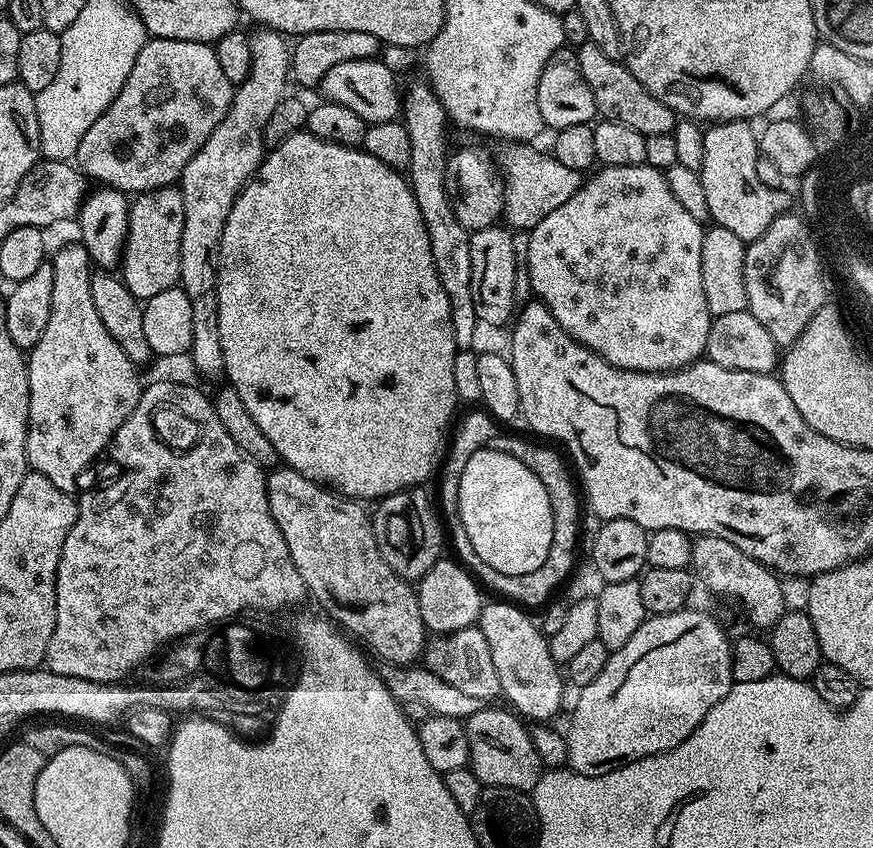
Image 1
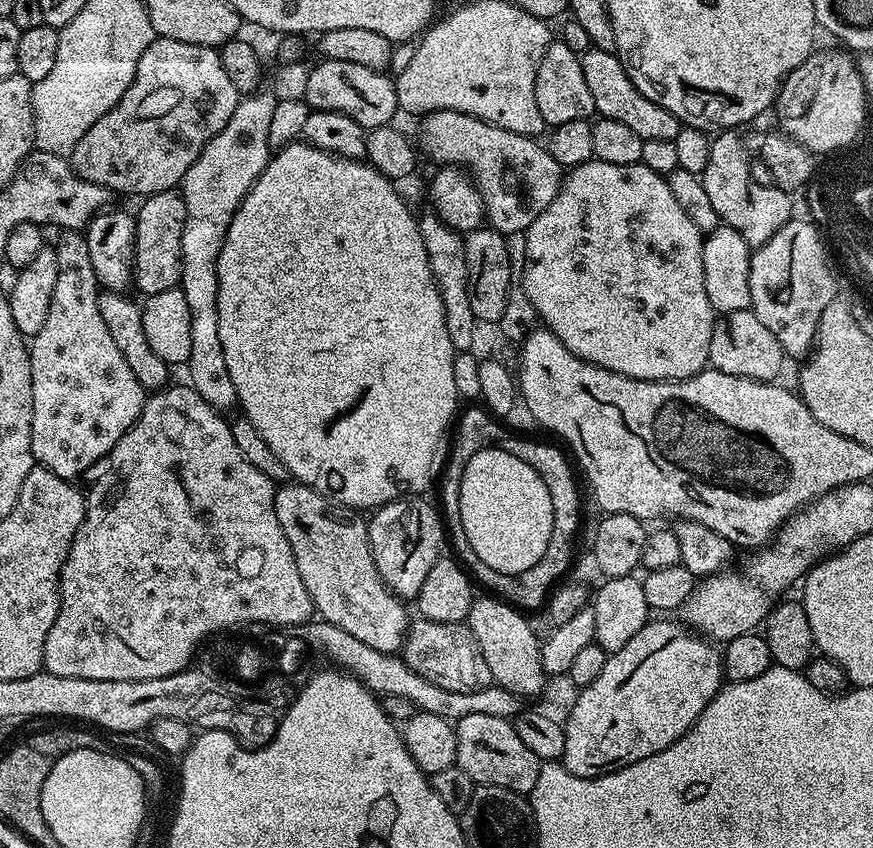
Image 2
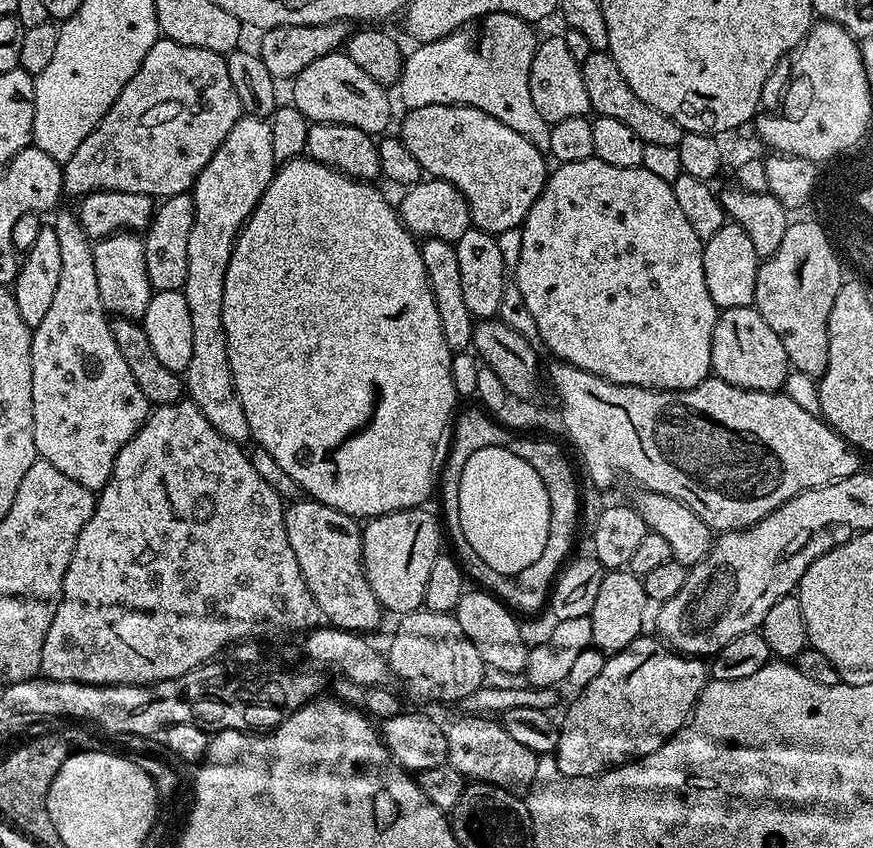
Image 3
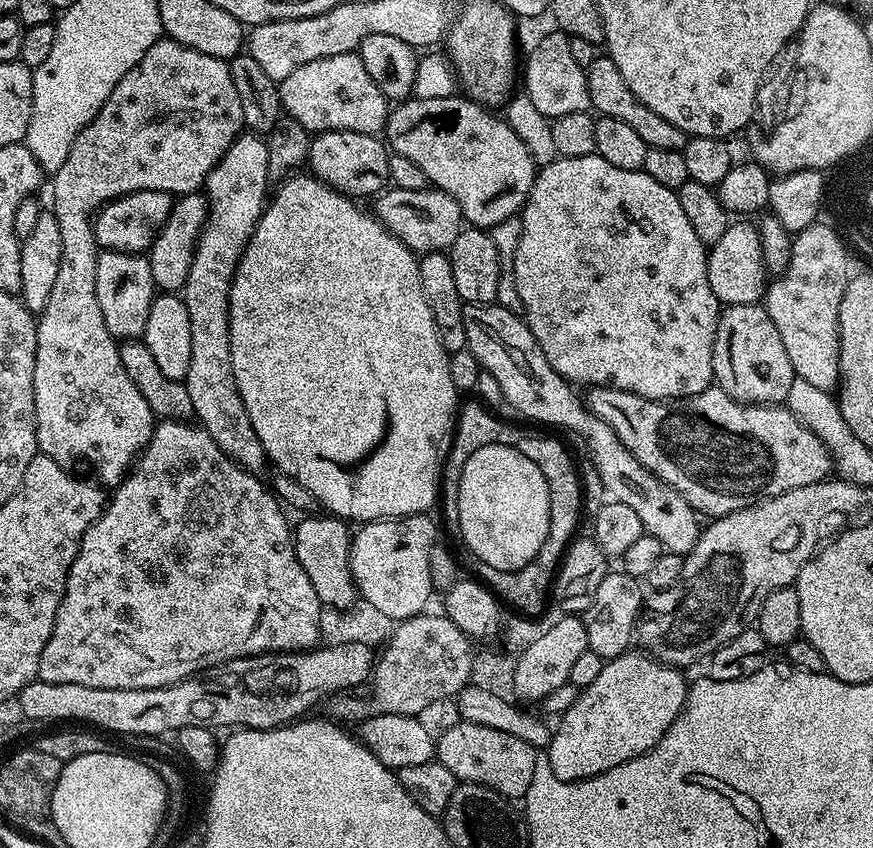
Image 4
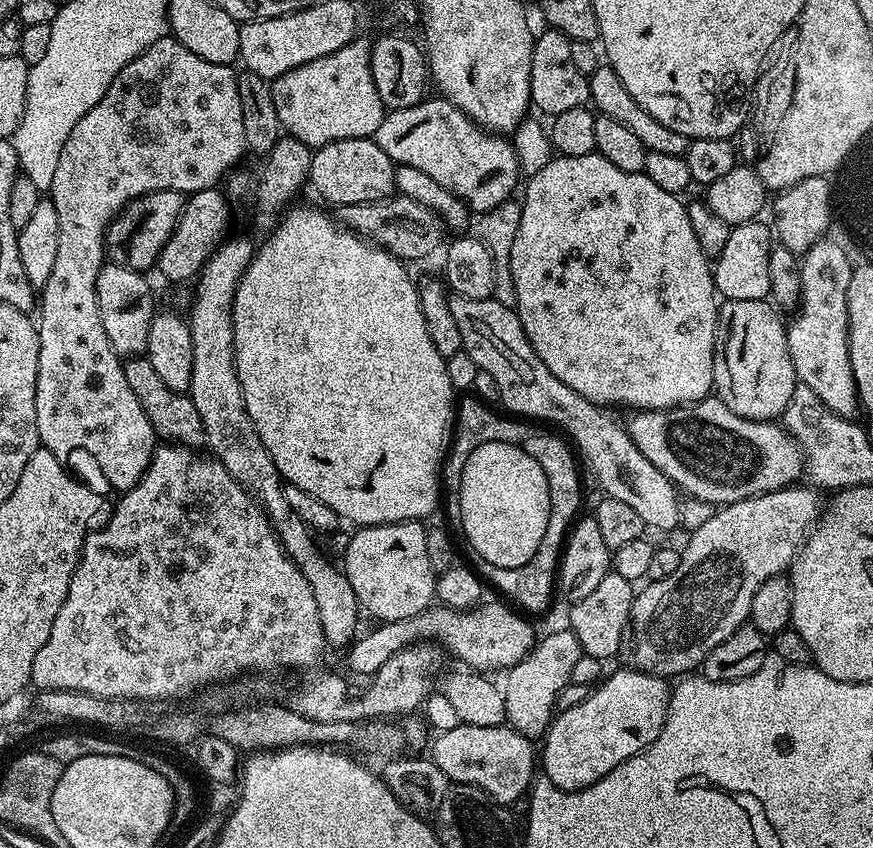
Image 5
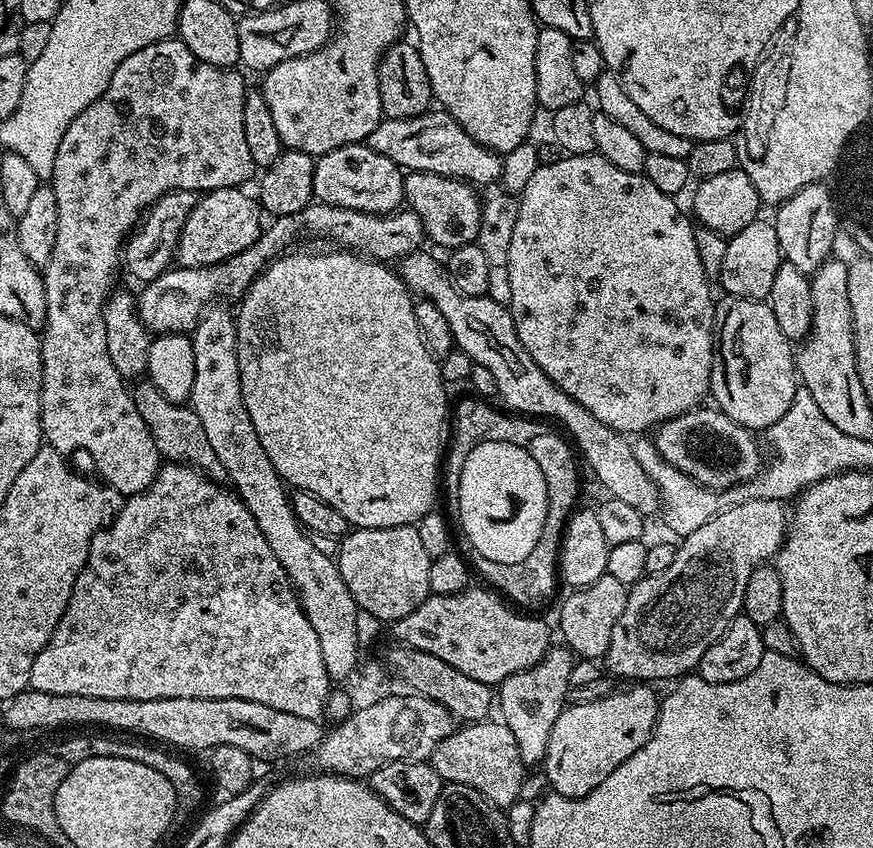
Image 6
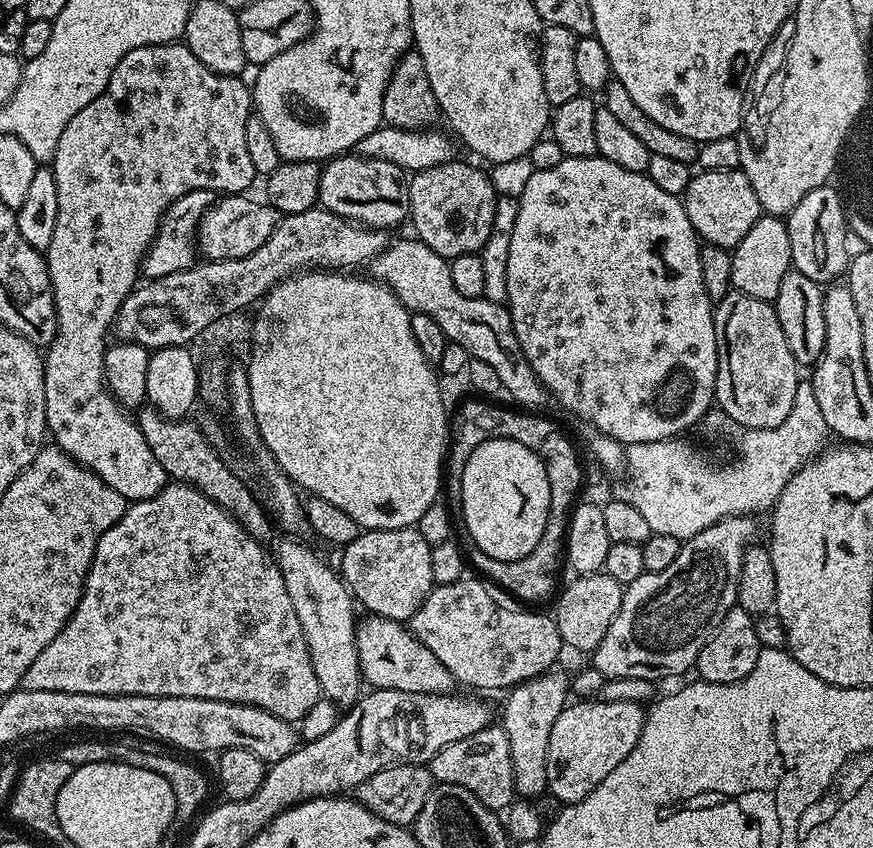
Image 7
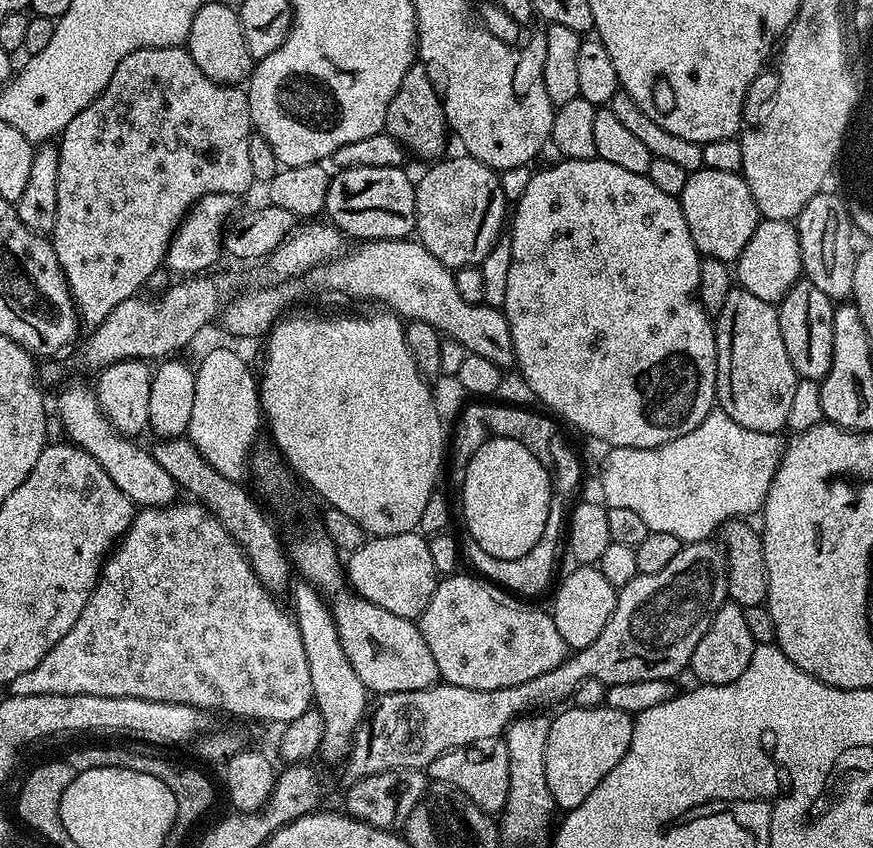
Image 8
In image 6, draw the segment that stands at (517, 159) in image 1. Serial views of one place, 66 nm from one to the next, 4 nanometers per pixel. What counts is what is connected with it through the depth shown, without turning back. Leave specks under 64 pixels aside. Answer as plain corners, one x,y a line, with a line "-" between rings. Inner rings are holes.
429,110
410,118
388,120
386,126
376,128
366,143
378,154
386,154
402,170
408,172
429,172
450,178
465,180
473,186
495,185
500,179
502,160
497,153
474,142
450,113
443,110

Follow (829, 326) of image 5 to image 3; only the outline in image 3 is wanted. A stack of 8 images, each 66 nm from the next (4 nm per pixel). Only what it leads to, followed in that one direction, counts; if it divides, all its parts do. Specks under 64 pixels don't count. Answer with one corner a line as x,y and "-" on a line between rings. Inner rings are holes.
800,220
797,224
796,221
789,223
786,235
782,237
782,246
778,246
778,250
772,256
767,257
758,270
754,305
762,314
762,318
766,318
766,326
770,326
770,330
778,334
782,346
786,346
789,365
795,371
813,378
823,376
828,365
828,323
830,322
830,310
834,306
834,298
838,298
842,271
840,260
836,257
837,249
825,225
820,224
815,224
812,220

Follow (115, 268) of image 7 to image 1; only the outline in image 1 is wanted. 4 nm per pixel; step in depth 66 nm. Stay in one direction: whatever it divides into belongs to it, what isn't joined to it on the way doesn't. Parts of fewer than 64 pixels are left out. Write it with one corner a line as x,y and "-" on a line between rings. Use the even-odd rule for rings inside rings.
149,39
142,46
134,62
134,70
130,70
130,78
126,78
126,86
122,86
118,98
114,98
102,118
86,130
76,151
75,167
89,181
117,188
125,194
139,194
175,185
186,170
186,162
198,154
202,142
206,142
206,138
214,134
218,122
226,118
232,105
233,91
232,80
226,78
225,72
218,67
218,54
213,45
-
73,242
51,253
54,294
50,322
27,353
30,406
26,458
29,469
54,482
58,490
75,493
76,475
84,472
111,444
118,426
130,418
142,391
137,365
110,338
90,298
94,265
83,244

